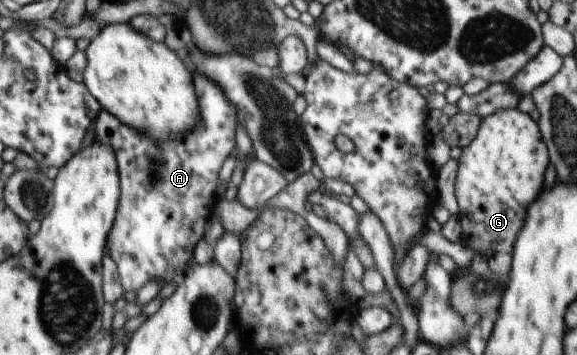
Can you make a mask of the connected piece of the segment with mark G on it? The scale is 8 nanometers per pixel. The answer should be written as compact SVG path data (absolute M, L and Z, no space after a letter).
M517 108L495 111L493 115L483 118L475 139L462 150L454 185L459 206L457 215L462 227L461 242L487 259L499 253L513 255L513 245L521 227L525 225L527 207L544 190L545 173L550 164L547 145L543 141L538 123L528 113Z

